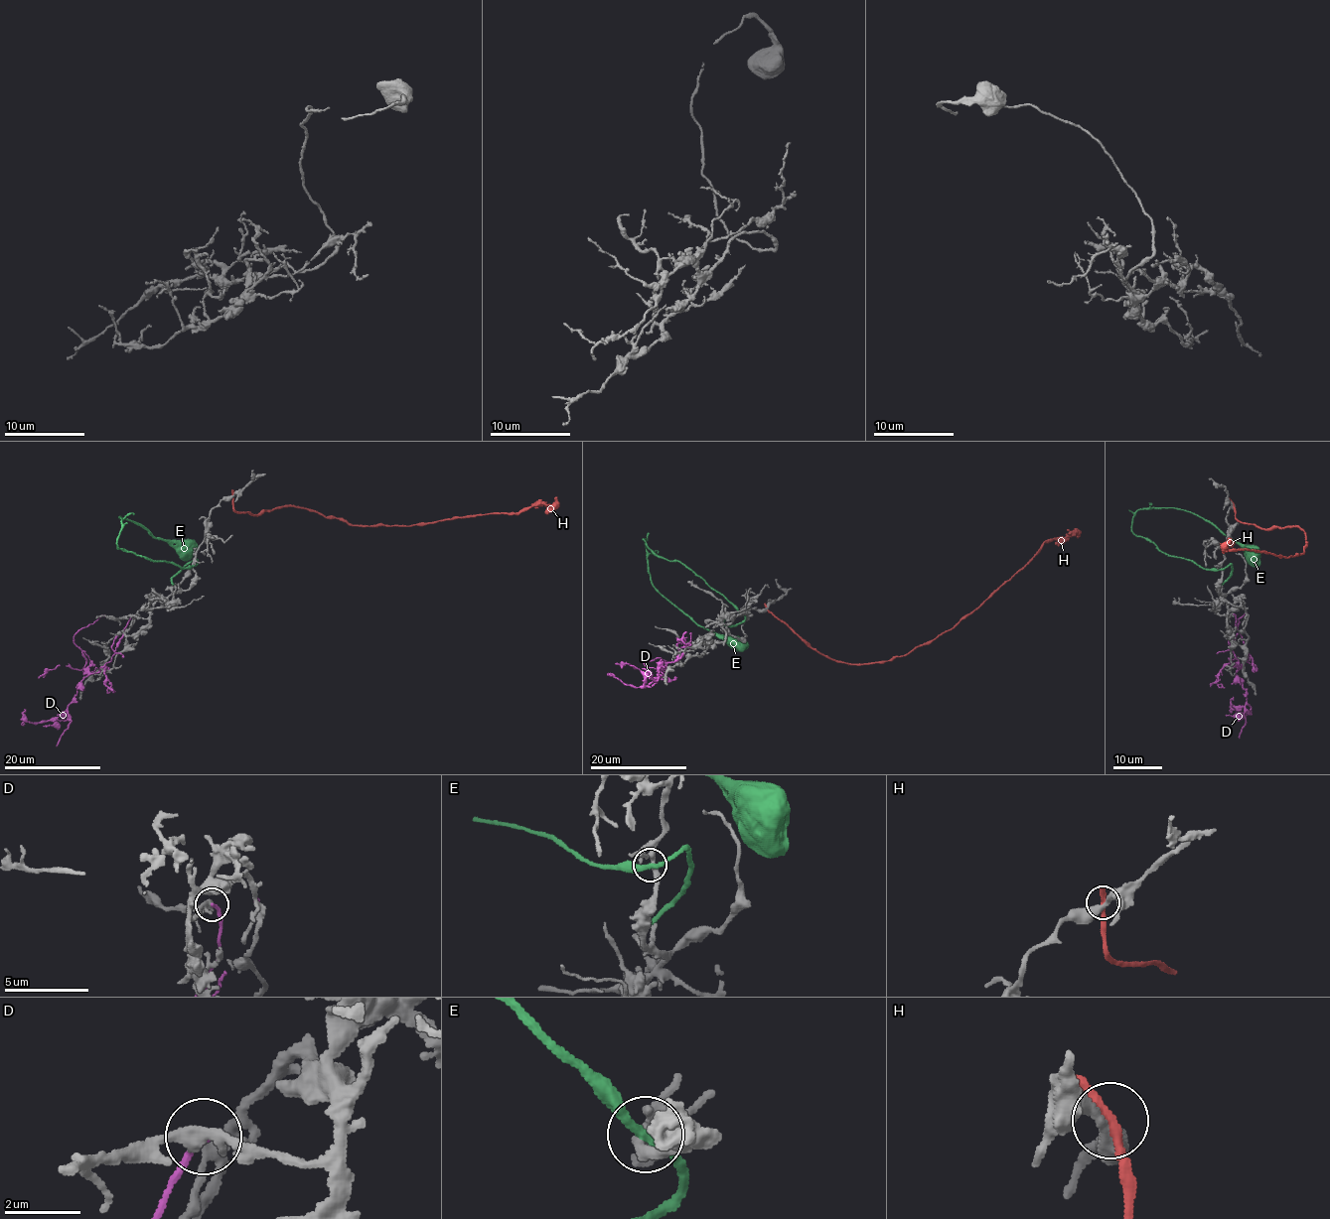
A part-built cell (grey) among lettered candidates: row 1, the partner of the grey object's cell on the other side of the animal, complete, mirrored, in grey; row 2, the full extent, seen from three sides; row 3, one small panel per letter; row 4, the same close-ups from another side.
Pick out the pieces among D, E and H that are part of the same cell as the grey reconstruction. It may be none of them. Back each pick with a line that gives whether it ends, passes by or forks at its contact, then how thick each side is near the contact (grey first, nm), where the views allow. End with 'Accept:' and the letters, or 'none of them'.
E: it passes by; 320 nm thick on the grey side, 240 nm on the other
Accept: E

